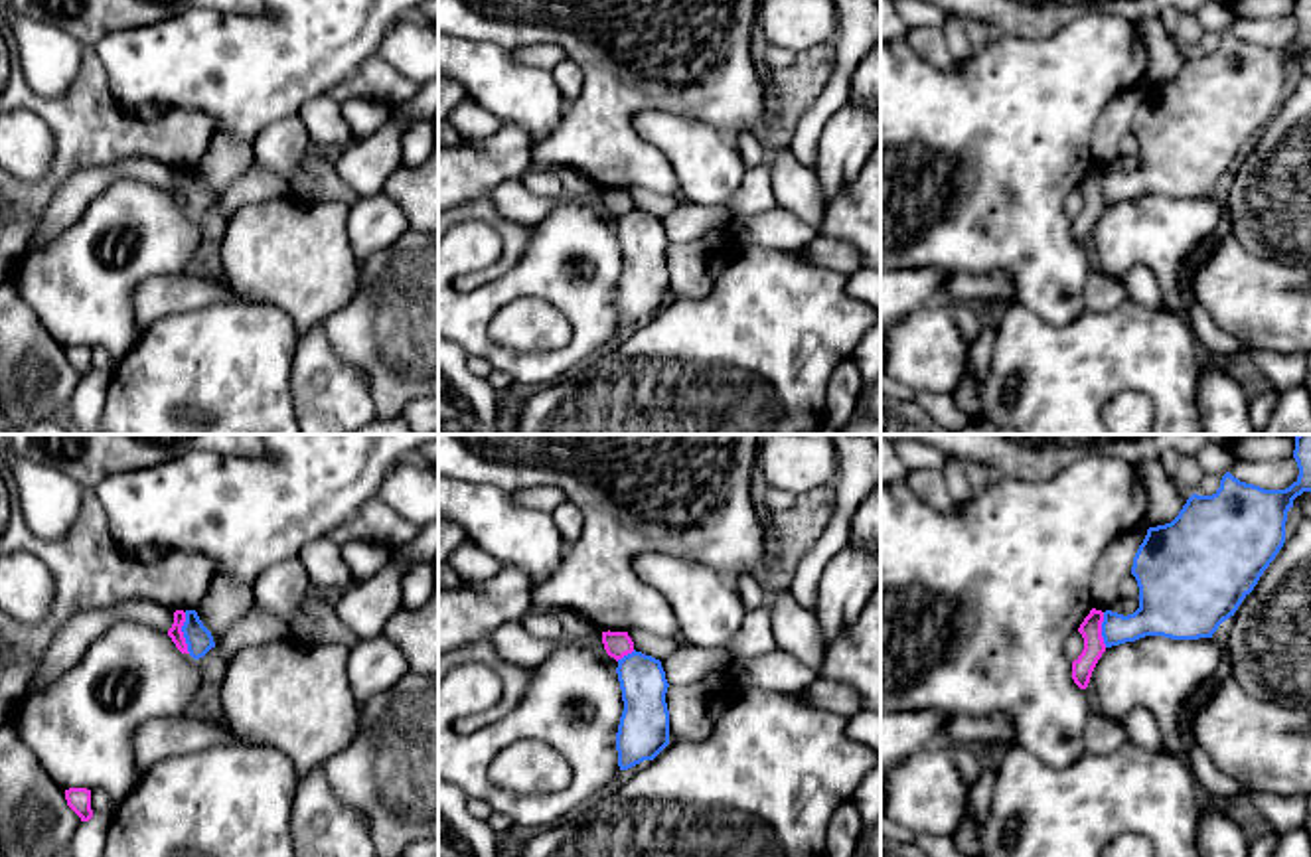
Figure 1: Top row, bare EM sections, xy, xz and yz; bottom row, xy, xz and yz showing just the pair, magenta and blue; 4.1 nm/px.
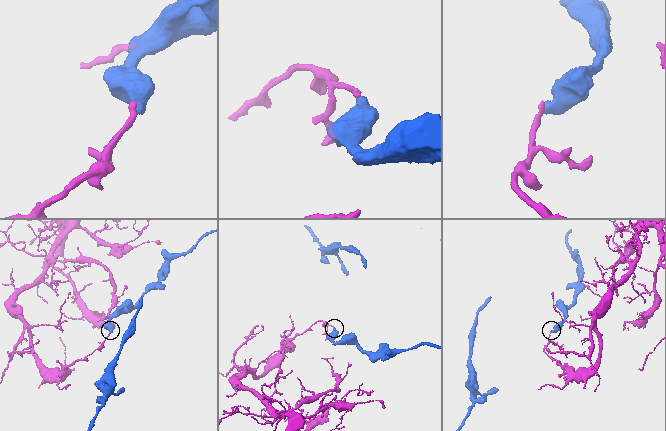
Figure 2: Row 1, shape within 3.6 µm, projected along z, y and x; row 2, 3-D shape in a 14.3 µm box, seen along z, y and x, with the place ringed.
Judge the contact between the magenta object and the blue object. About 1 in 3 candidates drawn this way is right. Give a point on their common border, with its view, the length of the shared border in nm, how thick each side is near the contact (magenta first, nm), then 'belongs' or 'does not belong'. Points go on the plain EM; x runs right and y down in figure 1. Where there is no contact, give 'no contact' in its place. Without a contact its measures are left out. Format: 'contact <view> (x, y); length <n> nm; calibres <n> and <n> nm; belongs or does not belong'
contact xy (182, 190); length 170 nm; calibres 60 and 110 nm; does not belong

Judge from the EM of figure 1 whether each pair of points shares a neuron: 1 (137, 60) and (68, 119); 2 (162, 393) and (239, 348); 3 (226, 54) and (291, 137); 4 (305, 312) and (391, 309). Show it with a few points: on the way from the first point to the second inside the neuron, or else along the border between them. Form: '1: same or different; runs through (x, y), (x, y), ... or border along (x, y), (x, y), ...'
1: different; border along (99, 38), (95, 56), (107, 87), (129, 111)
2: same; runs through (182, 374), (196, 374), (210, 360), (220, 360)
3: different; border along (297, 113), (271, 121), (251, 145)
4: different; border along (358, 269), (356, 293), (322, 322)

